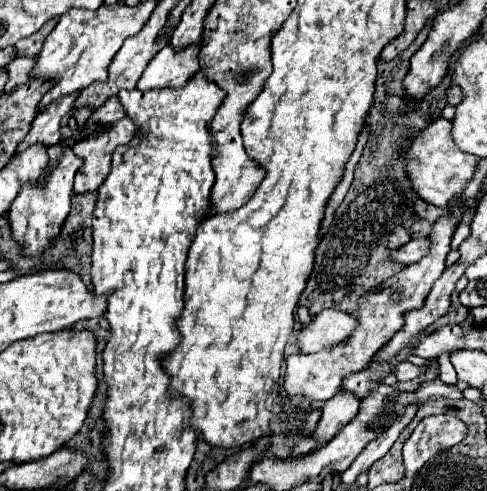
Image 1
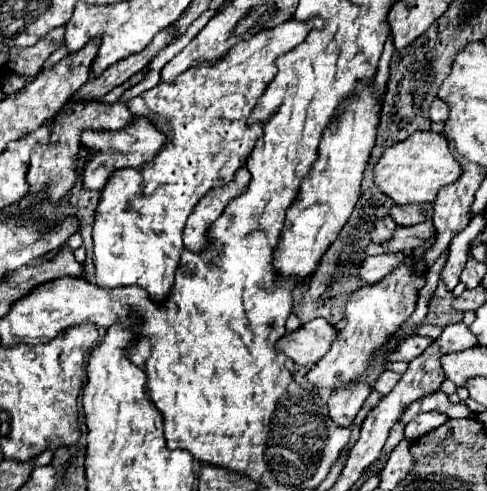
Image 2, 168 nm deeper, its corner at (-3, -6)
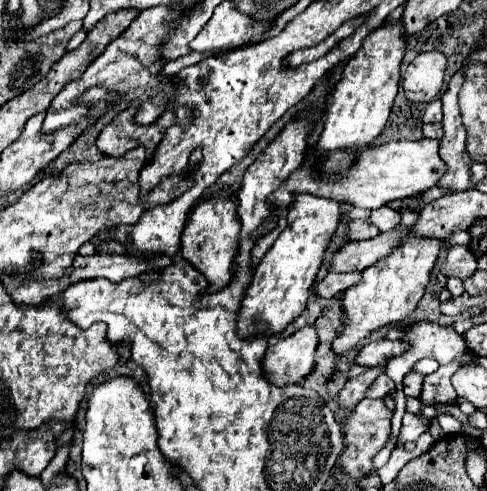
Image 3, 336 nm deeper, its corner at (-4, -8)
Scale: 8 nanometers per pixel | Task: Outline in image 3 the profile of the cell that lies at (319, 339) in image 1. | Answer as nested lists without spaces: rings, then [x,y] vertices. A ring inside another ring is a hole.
[[[305,326],[297,330],[295,334],[281,338],[275,346],[267,348],[267,354],[263,358],[263,372],[273,384],[295,384],[303,380],[315,366],[315,352],[319,346],[319,336],[315,326]]]

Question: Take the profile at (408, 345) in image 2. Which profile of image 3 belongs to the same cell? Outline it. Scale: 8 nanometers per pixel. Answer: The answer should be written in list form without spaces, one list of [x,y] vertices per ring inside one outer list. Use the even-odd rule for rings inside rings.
[[[377,340],[369,342],[361,348],[357,356],[357,364],[363,366],[377,366],[377,364],[387,364],[393,356],[399,356],[409,350],[409,342],[405,340]]]

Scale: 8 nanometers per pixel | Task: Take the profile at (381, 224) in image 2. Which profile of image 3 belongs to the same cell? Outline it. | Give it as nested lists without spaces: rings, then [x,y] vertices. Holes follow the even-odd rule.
[[[351,220],[349,222],[349,240],[365,240],[379,236],[379,228],[367,220]]]

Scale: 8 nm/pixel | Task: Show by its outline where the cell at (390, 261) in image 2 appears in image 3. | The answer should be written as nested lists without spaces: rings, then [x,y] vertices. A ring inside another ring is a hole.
[[[329,272],[321,284],[315,286],[315,292],[323,298],[331,298],[331,296],[337,296],[341,292],[345,292],[347,288],[351,286],[357,286],[361,282],[361,274],[363,272],[345,272],[345,274],[335,274],[335,272]]]

